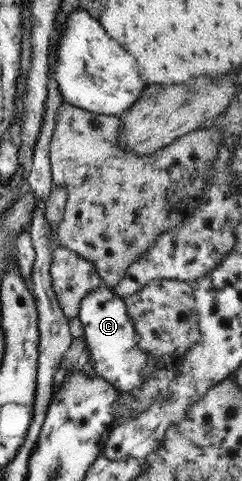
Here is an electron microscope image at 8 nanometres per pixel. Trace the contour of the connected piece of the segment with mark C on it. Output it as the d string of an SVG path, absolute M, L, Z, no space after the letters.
M98 286L87 292L79 302L77 318L83 327L87 356L94 363L95 372L117 392L131 392L141 388L148 376L155 370L158 362L151 359L145 351L137 347L137 333L133 321L120 298L105 286Z

